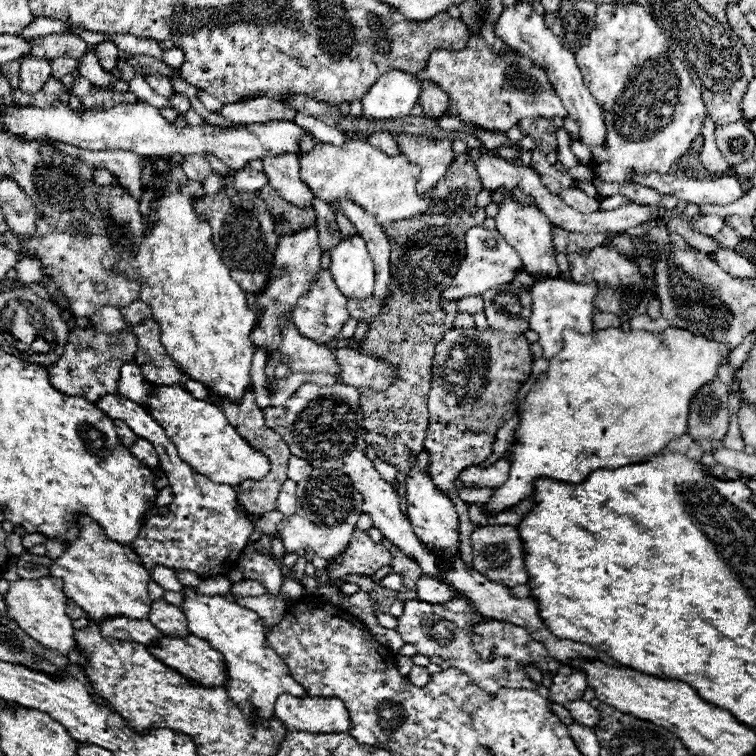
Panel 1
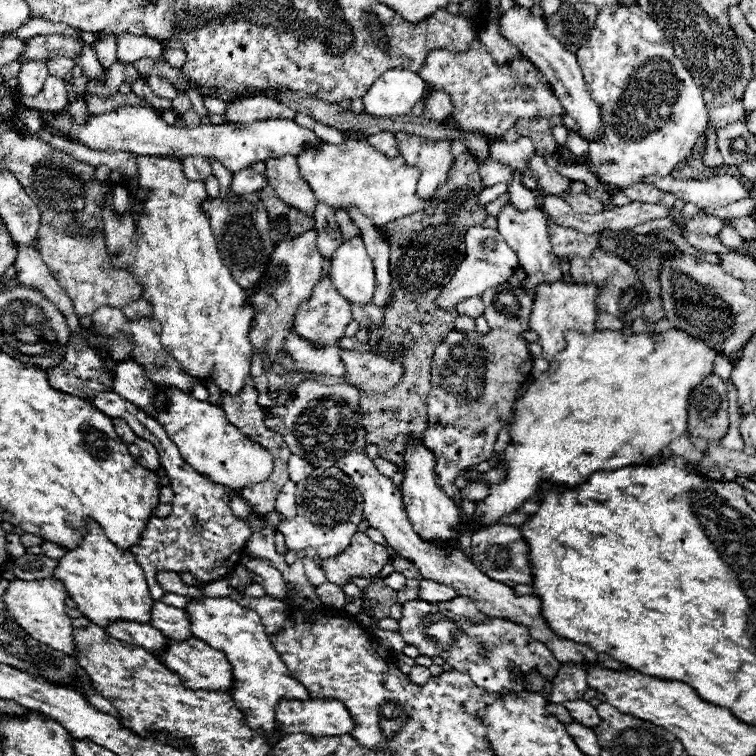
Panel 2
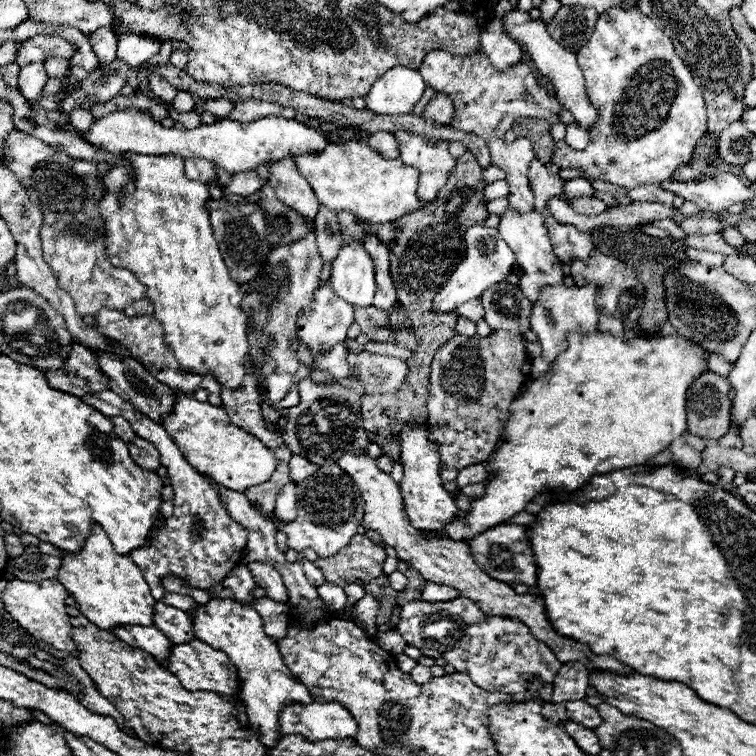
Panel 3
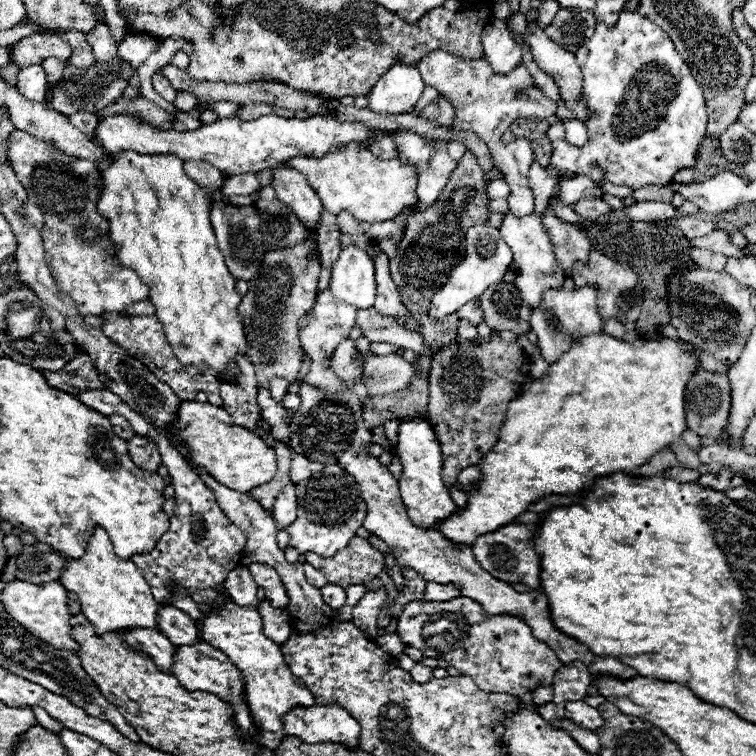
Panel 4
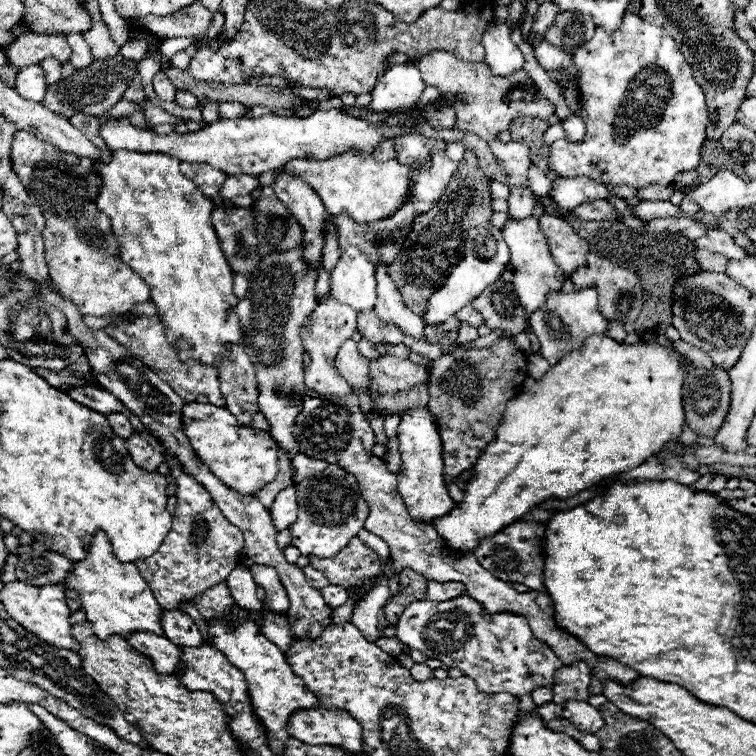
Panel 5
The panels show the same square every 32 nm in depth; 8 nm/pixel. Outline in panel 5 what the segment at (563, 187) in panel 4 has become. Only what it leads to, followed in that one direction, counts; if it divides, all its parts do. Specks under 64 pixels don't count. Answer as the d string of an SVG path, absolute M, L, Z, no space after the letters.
M586 176L576 178L556 178L552 188L552 198L562 208L574 210L580 202L588 200L604 200L608 196L608 190L604 184L598 184Z

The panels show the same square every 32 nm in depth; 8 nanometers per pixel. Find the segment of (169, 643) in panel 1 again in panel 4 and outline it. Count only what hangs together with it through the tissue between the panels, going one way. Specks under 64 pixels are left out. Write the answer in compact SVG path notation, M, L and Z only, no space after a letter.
M196 642L192 646L180 646L176 648L176 660L170 668L170 672L180 680L180 684L186 688L186 690L206 690L206 692L212 692L216 696L220 696L222 700L226 700L228 704L232 704L232 710L234 710L234 720L238 724L238 728L246 734L254 734L256 728L252 724L252 718L248 714L248 706L242 698L242 688L244 688L244 682L242 682L242 674L238 672L238 668L228 660L228 656L216 648L212 648L210 644L206 642Z

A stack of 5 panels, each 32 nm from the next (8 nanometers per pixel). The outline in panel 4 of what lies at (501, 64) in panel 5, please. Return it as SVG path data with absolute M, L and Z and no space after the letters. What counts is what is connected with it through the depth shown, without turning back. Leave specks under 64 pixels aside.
M490 20L482 32L482 48L486 54L488 64L494 68L494 72L506 74L518 64L522 64L522 50L512 40L504 20Z

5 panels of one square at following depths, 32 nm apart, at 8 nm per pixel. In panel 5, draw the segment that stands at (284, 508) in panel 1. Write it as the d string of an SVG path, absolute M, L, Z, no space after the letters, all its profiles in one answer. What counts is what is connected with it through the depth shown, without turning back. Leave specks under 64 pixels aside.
M288 486L280 496L276 496L272 508L268 510L272 516L272 522L278 530L286 530L290 524L296 522L296 512L298 512L298 502L296 502L296 488Z

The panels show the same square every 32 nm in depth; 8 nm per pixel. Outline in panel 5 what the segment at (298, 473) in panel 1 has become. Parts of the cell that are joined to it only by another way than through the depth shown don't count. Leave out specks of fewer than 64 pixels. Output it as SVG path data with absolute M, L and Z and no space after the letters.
M296 454L292 458L292 478L300 482L304 478L310 478L310 476L322 472L326 466L328 464L324 464L322 460L314 460L314 458L306 456L306 454Z

